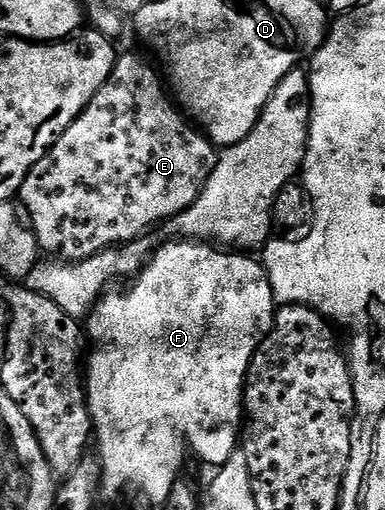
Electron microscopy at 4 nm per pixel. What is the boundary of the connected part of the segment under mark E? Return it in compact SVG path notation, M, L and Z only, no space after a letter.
M123 52L114 64L114 70L108 79L108 83L104 83L104 87L100 87L100 91L96 93L92 99L92 103L88 103L86 110L74 120L72 127L68 127L68 131L64 131L64 135L60 135L60 139L50 148L48 155L44 155L44 159L40 159L40 163L36 163L36 167L32 167L32 171L28 171L28 175L24 179L20 190L20 202L22 201L27 215L30 216L30 221L28 220L29 228L33 230L43 254L49 255L54 259L73 263L88 259L97 253L102 253L105 249L127 245L129 241L145 238L147 236L146 232L153 225L158 225L161 221L162 224L169 222L170 218L175 217L178 213L184 212L188 207L192 207L195 199L202 194L202 189L205 187L206 181L212 175L212 171L218 162L220 156L219 150L205 133L195 128L183 116L179 106L168 96L159 70L157 68L155 69L144 58L137 57L134 53Z

